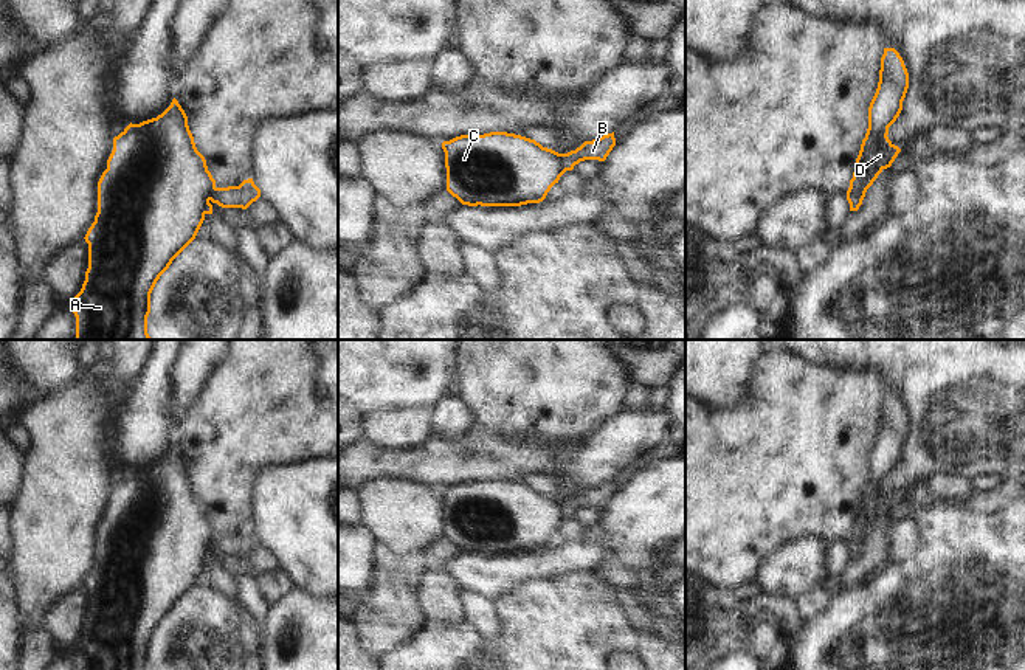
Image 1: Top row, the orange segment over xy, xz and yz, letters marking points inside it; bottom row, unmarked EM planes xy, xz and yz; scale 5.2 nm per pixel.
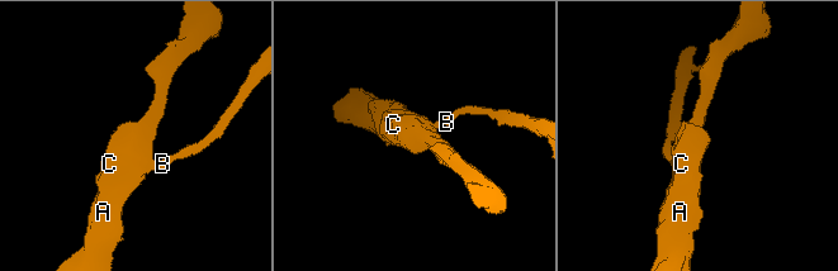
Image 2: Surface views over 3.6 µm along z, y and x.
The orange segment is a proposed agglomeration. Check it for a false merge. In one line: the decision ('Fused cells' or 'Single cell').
Fused cells

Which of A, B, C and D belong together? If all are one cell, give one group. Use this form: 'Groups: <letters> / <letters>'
Groups: A C D / B

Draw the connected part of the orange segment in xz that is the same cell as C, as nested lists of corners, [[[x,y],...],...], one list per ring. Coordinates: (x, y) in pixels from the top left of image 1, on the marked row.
[[[507,132],[461,135],[442,149],[447,191],[468,206],[540,203],[566,172],[561,154]]]

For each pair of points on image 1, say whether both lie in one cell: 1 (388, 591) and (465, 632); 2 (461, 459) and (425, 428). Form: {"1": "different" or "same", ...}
{"1": "different", "2": "different"}

